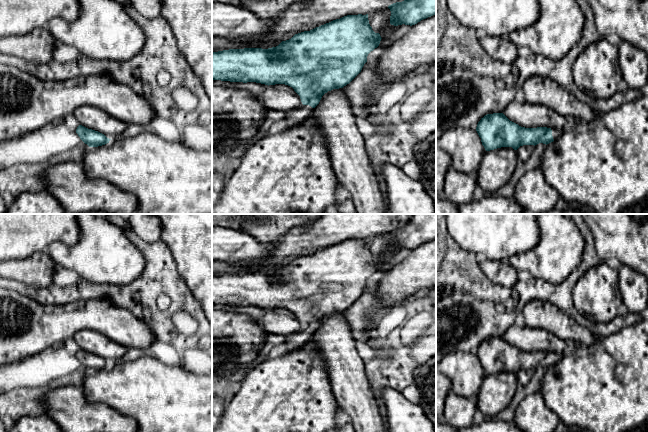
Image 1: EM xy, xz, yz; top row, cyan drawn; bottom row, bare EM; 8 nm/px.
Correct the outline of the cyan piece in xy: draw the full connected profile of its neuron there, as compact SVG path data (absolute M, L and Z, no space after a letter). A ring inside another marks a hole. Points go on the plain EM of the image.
M79 349L76 353L76 357L80 363L89 371L98 371L109 367L111 363L107 362L104 358L88 353L82 349Z

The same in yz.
M503 337L487 338L478 346L476 355L486 375L501 371L517 374L523 369L549 368L562 354L556 352L525 352L510 345Z

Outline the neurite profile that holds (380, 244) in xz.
M389 232L381 233L368 238L369 248L375 257L379 257L381 265L379 272L385 273L392 269L393 266L402 262L411 252L410 249L394 250L390 248L391 235Z

